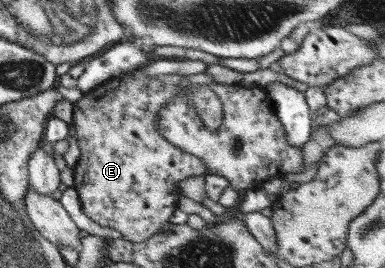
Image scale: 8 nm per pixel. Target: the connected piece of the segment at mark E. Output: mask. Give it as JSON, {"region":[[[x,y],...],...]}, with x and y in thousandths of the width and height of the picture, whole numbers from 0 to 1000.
{"region":[[[377,250],[356,254],[312,287],[278,302],[244,332],[218,369],[190,392],[190,466],[197,489],[197,526],[208,549],[208,590],[192,634],[195,690],[203,735],[210,746],[221,802],[262,847],[301,854],[319,877],[319,892],[338,903],[364,903],[403,877],[421,847],[439,832],[444,802],[462,780],[460,743],[465,679],[504,657],[532,657],[540,646],[538,612],[514,586],[481,571],[455,549],[421,507],[413,481],[413,410],[447,377],[465,328],[486,328],[496,354],[488,362],[496,396],[506,403],[522,455],[548,489],[564,489],[579,463],[577,377],[538,317],[499,317],[481,295],[481,280],[382,280]]]}

